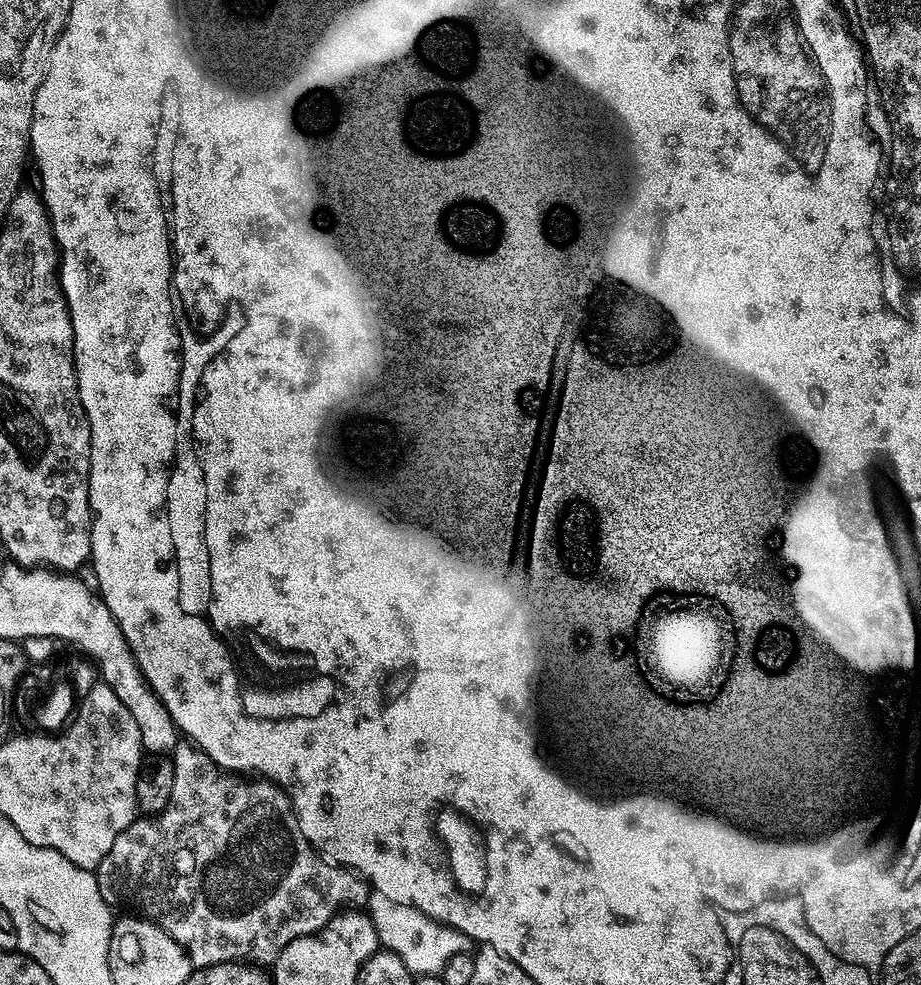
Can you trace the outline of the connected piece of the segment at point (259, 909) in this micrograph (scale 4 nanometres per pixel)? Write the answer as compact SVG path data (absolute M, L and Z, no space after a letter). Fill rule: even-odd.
M191 742L177 743L171 757L176 767L174 770L174 791L170 794L170 802L166 808L161 812L137 818L122 834L118 834L118 838L114 838L114 846L110 846L110 854L106 854L106 858L102 858L102 862L94 871L98 890L102 890L104 900L111 901L112 896L121 896L124 900L137 900L141 908L139 911L147 919L153 920L159 928L169 932L174 938L174 942L178 942L188 951L193 969L225 964L237 958L247 958L260 966L271 965L277 954L286 946L290 946L290 942L294 942L294 938L312 936L320 929L325 928L336 917L337 912L345 906L367 905L370 895L368 881L360 873L354 872L350 868L329 862L312 847L306 834L302 834L300 819L296 817L292 800L281 785L273 784L272 781L263 778L249 778L244 774L226 772L223 768L219 768L202 749L197 748Z

